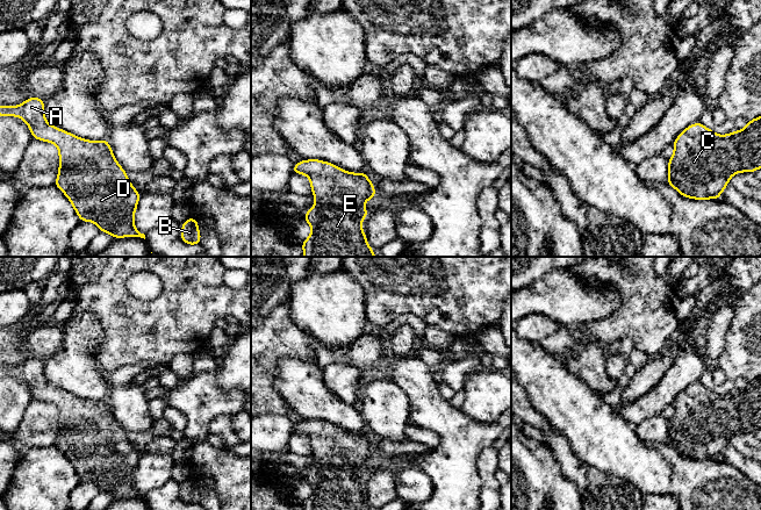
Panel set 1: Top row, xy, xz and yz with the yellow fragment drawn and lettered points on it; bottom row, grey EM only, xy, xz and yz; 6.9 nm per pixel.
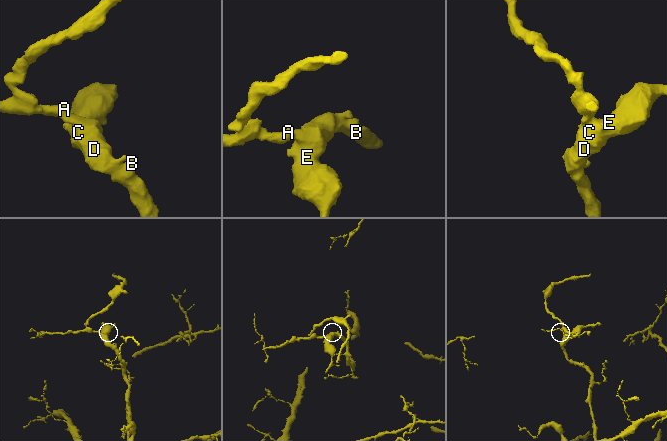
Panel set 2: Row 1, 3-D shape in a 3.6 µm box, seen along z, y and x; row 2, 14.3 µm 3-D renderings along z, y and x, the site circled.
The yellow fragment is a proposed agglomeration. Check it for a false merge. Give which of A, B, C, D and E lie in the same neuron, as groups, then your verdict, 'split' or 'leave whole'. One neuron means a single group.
groups A B C D E; leave whole

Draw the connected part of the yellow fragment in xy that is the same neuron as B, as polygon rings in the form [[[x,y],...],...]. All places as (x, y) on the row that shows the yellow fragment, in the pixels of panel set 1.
[[[195,217],[186,220],[181,228],[181,239],[189,245],[200,244],[201,235],[198,228],[198,220]]]

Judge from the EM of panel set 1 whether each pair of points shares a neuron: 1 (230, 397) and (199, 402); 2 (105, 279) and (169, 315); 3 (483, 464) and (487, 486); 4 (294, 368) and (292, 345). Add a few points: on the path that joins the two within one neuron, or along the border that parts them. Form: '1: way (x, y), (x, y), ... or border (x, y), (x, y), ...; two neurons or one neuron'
1: way (222, 401), (207, 401); one neuron
2: way (120, 295), (140, 315), (152, 315); one neuron
3: way (487, 469), (487, 480); one neuron
4: border (315, 360), (282, 357), (277, 365), (274, 376); two neurons

